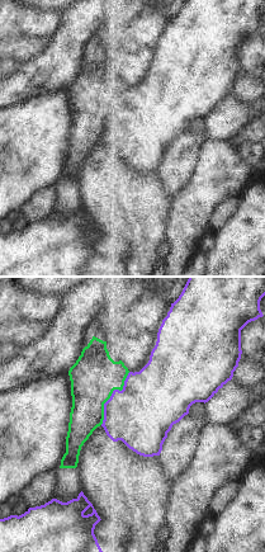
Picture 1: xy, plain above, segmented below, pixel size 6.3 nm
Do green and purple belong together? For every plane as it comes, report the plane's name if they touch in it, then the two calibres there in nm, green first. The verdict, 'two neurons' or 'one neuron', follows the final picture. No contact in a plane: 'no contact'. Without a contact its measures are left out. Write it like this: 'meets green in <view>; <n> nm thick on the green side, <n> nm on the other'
meets green in xy; 300 nm thick on the green side, 400 nm on the other

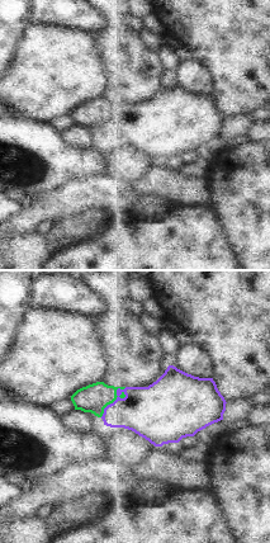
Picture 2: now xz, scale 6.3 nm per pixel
meets green in xz; 180 nm thick on the green side, 320 nm on the other

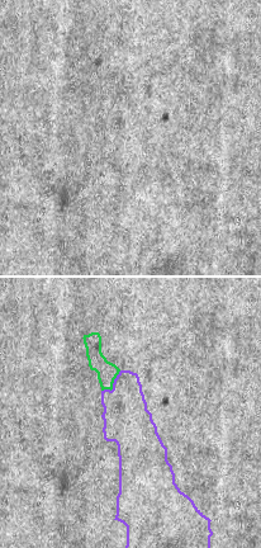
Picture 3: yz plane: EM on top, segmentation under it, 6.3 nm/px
meets green in yz; 130 nm thick on the green side, 300 nm on the other

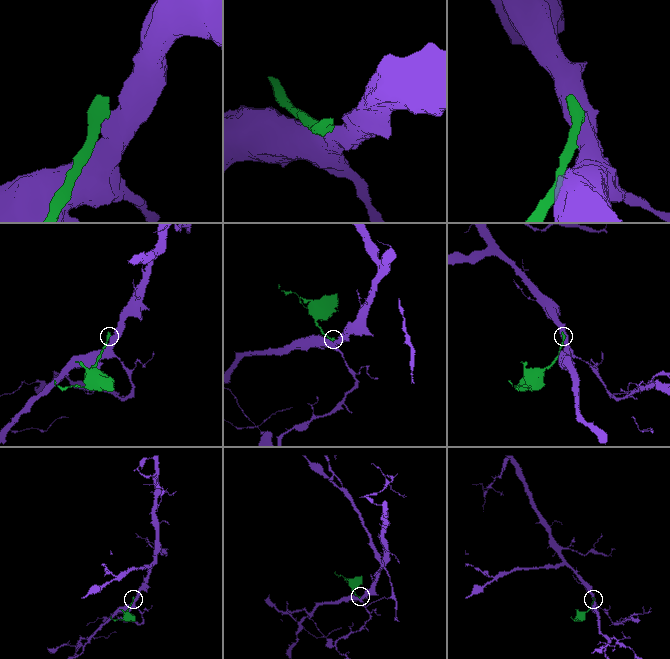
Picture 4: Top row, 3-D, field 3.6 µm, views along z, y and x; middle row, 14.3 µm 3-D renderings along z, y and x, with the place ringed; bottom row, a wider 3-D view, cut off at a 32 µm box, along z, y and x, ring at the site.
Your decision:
two neurons

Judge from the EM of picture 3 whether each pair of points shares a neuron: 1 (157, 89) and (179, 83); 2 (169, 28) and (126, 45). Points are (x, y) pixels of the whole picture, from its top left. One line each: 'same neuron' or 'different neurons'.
1: same neuron
2: same neuron

